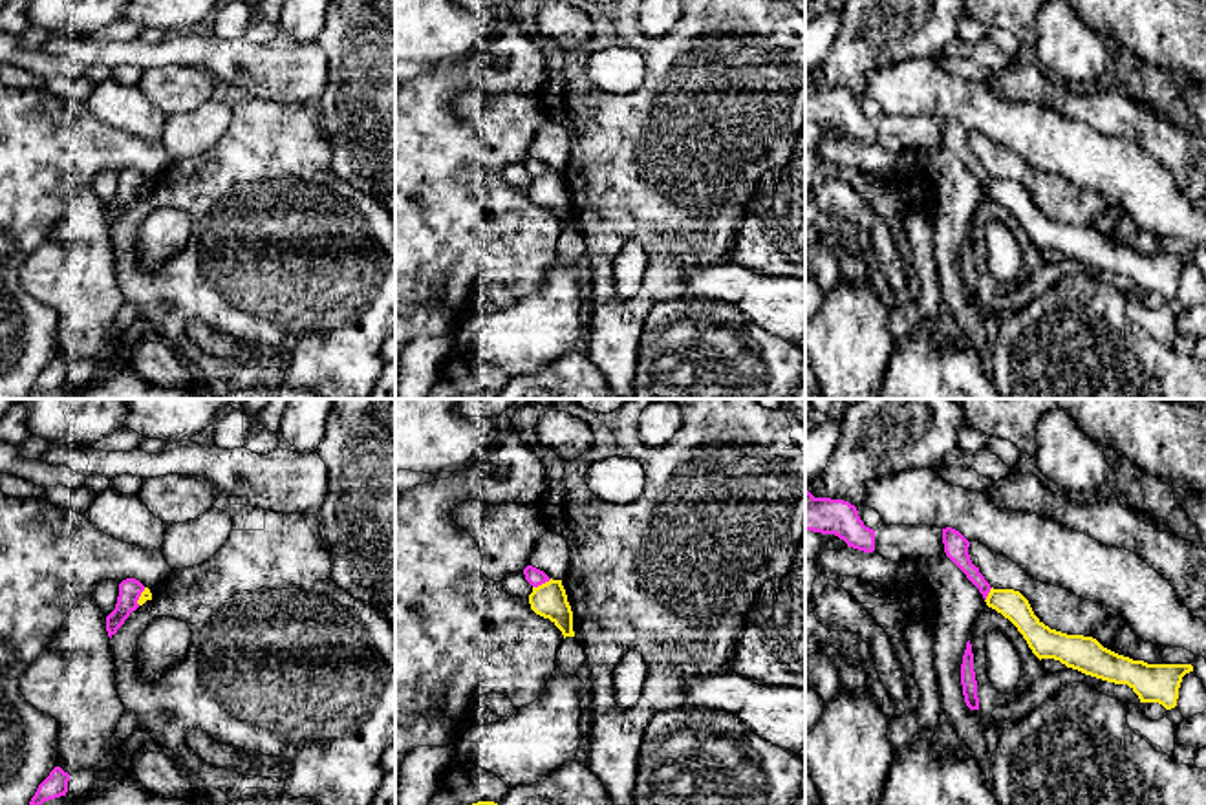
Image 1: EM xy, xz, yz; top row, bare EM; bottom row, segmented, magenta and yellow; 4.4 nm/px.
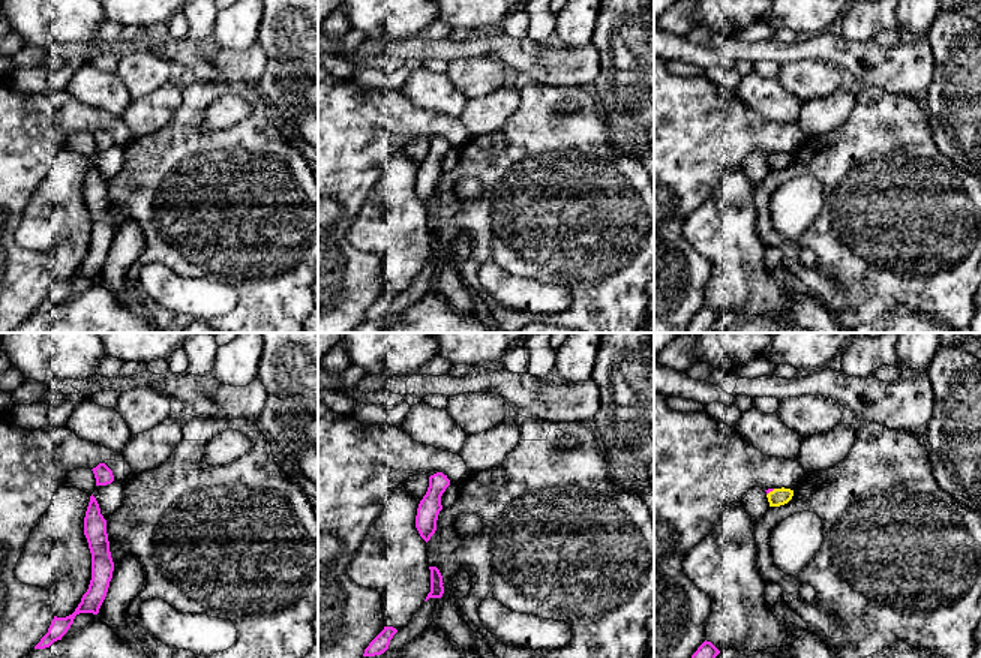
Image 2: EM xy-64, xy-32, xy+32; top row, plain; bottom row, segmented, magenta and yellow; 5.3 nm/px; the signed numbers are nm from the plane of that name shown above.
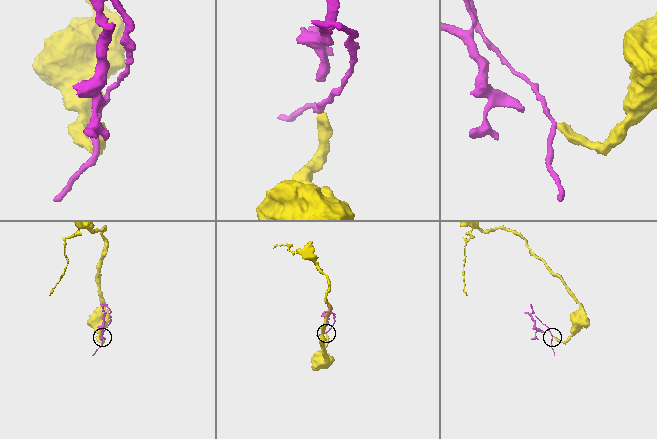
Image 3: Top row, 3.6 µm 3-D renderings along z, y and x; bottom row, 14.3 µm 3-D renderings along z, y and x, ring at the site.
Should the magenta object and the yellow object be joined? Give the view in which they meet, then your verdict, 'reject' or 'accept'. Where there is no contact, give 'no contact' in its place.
meets magenta in xz; reject

